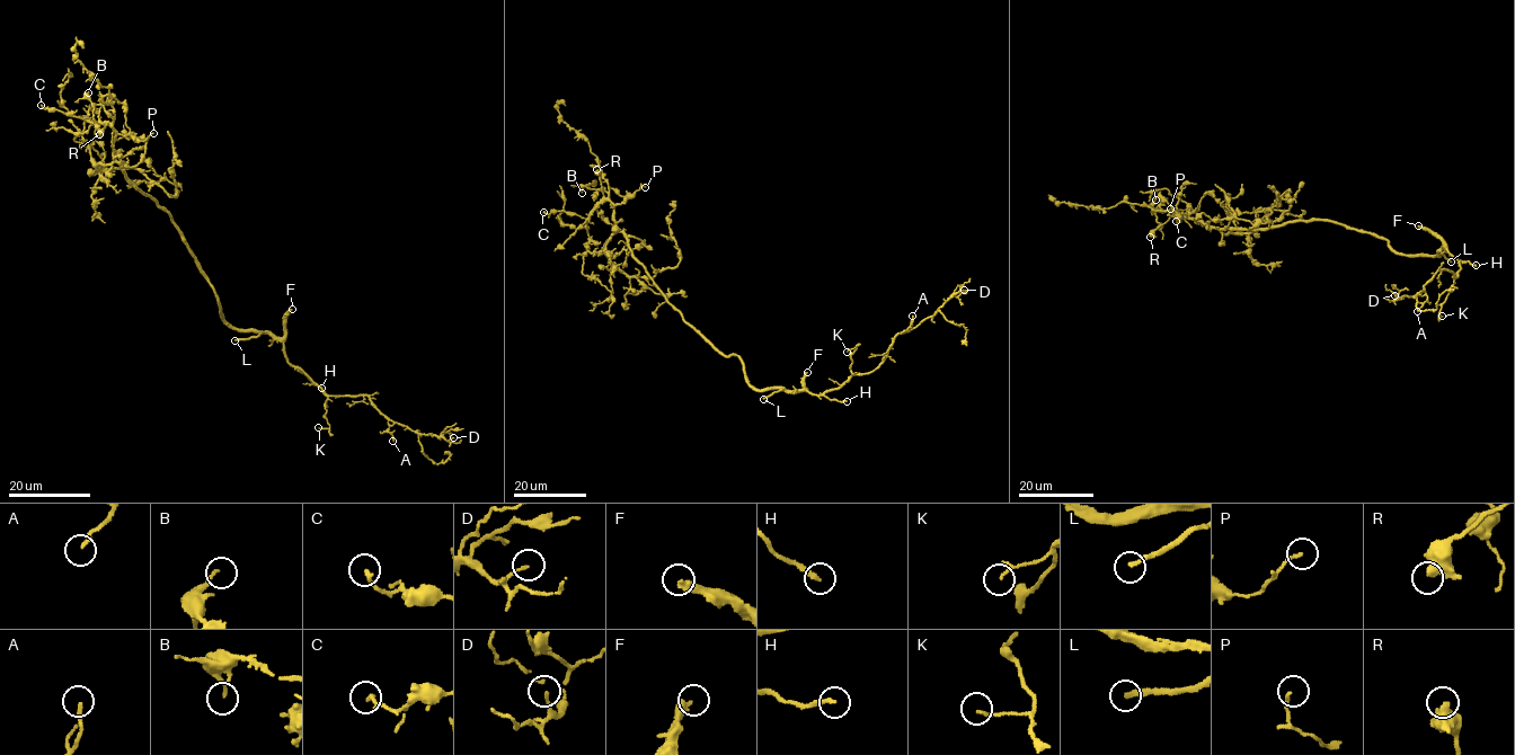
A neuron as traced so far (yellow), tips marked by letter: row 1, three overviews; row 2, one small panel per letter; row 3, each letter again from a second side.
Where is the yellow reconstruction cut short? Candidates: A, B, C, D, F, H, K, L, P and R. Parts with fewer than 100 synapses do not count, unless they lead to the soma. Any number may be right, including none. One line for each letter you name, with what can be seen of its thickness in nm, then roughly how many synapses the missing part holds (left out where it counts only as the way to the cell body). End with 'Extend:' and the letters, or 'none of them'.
F: Thickness 360 nm. Roughly 850 synapses
L: Thickness 200 nm
Extend: F, L

